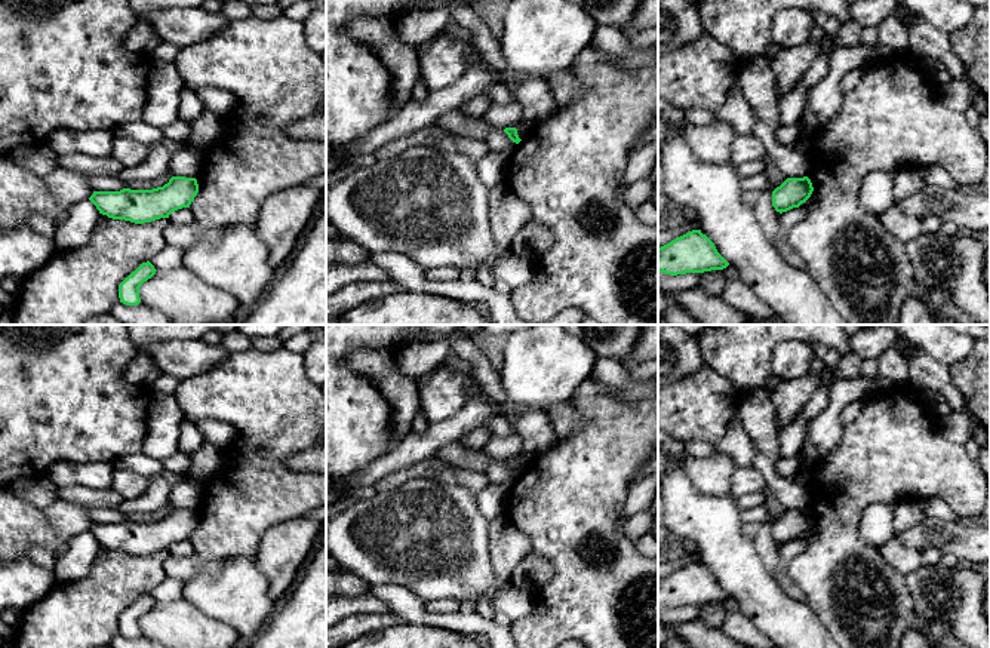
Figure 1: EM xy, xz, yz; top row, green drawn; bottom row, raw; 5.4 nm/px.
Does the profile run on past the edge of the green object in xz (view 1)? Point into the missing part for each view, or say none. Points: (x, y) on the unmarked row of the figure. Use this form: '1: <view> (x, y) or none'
1: none

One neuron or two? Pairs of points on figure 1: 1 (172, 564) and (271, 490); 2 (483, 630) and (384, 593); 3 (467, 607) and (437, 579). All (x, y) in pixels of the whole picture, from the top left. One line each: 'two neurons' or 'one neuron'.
1: one neuron
2: one neuron
3: two neurons

